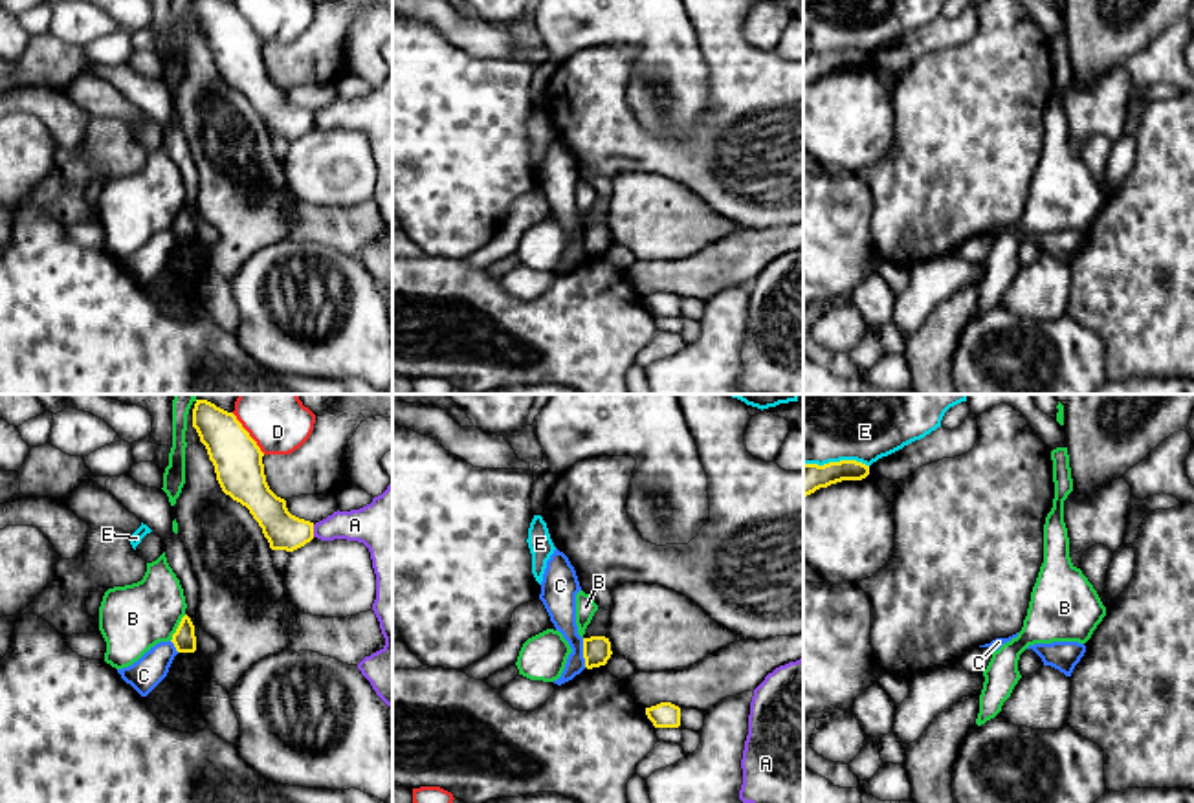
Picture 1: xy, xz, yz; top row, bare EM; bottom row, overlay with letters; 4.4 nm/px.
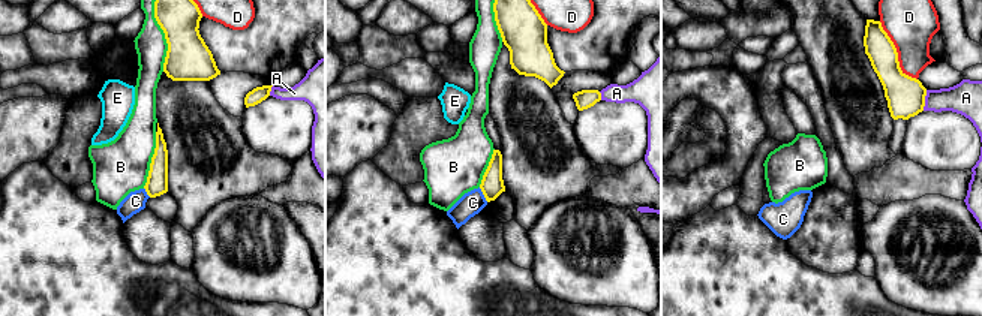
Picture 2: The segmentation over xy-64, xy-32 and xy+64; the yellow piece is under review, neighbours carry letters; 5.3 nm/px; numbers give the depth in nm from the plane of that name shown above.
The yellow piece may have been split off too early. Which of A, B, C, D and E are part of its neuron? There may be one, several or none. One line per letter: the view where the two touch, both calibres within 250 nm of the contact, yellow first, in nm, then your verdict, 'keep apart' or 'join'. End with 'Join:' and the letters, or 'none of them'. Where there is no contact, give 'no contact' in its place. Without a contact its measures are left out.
A: contact in xy; calibres 160 and 170 nm; keep apart
B: contact in xy; calibres 100 and 300 nm; keep apart
C: contact in xz; calibres 130 and 140 nm; keep apart
D: contact in xy; calibres 220 and 280 nm; keep apart
E: contact in yz; calibres 140 and 480 nm; keep apart
Join: none of them

